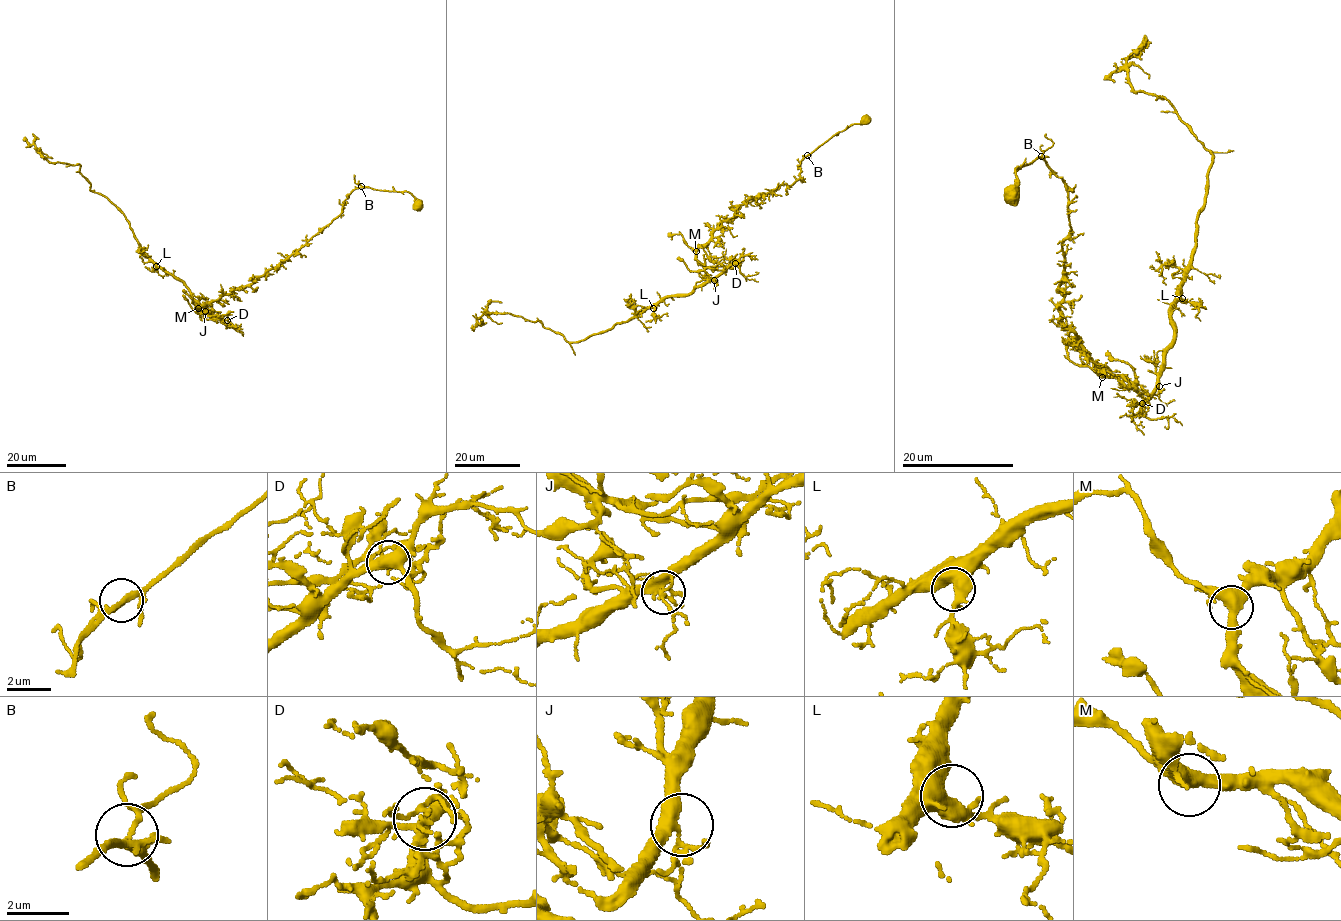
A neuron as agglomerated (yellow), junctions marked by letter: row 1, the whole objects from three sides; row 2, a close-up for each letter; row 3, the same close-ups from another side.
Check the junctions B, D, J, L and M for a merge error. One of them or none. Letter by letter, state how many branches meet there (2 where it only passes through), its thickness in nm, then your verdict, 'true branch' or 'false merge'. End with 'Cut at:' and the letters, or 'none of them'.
B: branches 4; calibre 200 nm; true branch
D: branches 1; calibre 130 nm; false merge
J: branches 7; calibre 320 nm; true branch
L: branches 2; calibre 600 nm; true branch
M: branches 3; calibre 400 nm; true branch
Cut at: D

